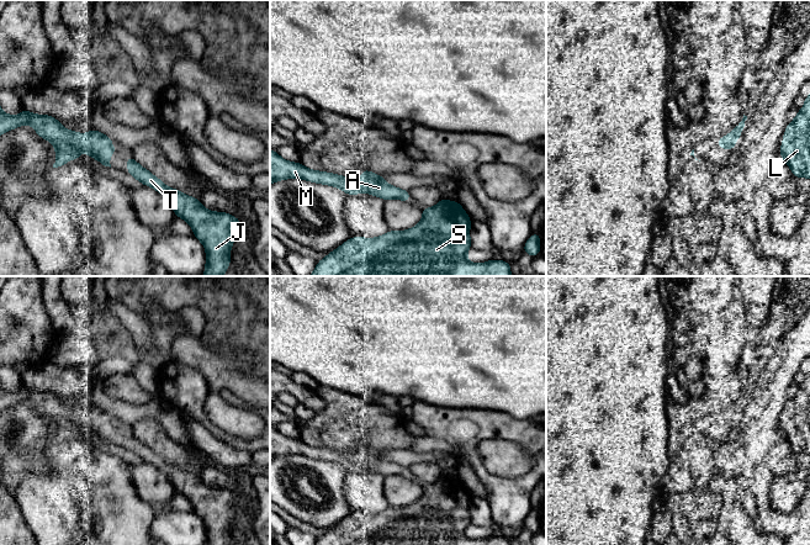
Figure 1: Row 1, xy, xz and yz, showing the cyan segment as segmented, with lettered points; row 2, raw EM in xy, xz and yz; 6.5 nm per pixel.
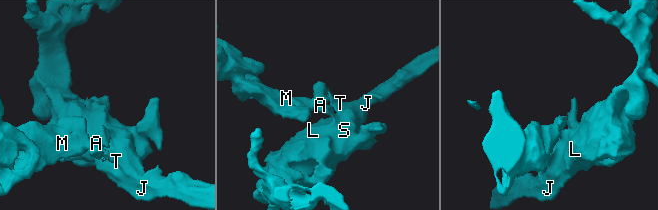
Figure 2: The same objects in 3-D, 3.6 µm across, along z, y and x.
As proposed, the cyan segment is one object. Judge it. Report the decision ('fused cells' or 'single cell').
single cell

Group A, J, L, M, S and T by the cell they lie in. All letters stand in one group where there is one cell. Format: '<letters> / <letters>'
A J L M S T

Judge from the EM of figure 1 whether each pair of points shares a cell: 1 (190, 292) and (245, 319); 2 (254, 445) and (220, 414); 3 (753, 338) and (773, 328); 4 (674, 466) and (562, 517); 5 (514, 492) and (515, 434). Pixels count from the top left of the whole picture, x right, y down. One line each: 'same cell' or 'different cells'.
1: same cell
2: different cells
3: same cell
4: different cells
5: same cell

